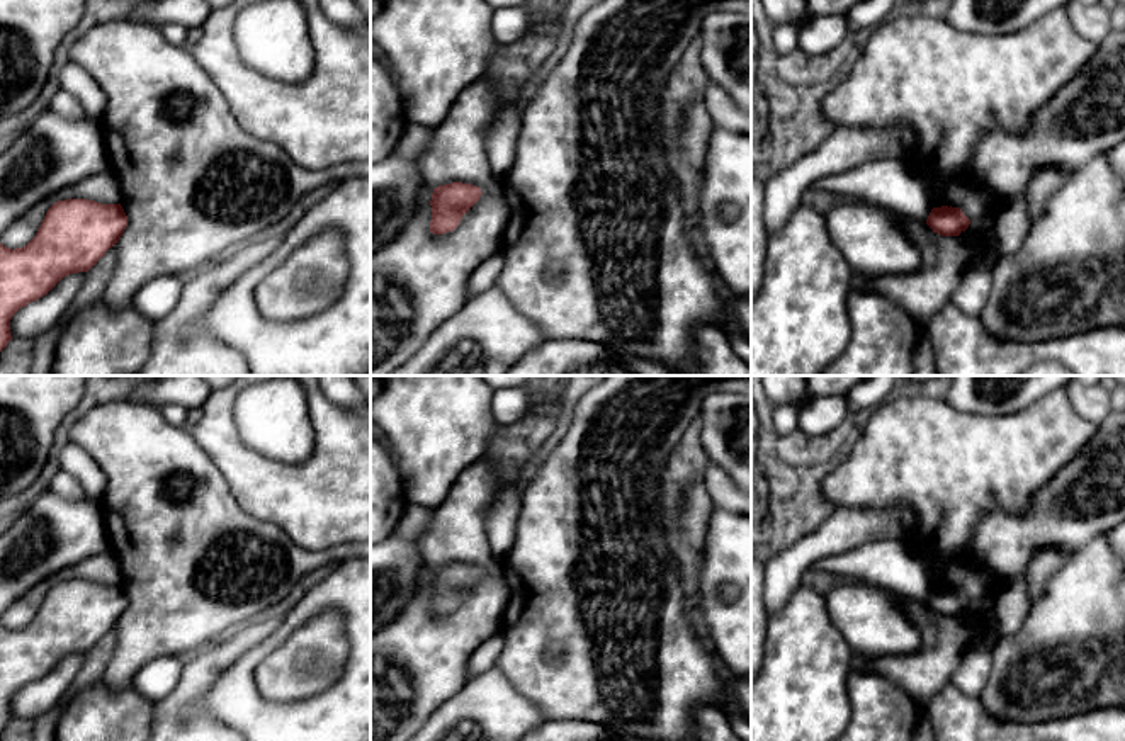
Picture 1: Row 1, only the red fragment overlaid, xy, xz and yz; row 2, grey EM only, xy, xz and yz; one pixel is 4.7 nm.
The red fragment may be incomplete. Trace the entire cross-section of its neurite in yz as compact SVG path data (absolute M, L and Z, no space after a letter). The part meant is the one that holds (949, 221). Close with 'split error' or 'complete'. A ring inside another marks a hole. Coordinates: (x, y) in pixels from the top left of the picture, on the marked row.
M933 207L926 224L941 236L958 236L970 224L970 219L958 207Z; complete

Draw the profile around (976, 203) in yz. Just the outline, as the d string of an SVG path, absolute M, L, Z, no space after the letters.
M953 185L941 192L941 201L958 207L970 221L989 219L991 195L984 189L972 185Z

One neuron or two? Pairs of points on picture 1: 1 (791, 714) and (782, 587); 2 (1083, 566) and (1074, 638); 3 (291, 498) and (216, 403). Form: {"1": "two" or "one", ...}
{"1": "two", "2": "one", "3": "one"}

